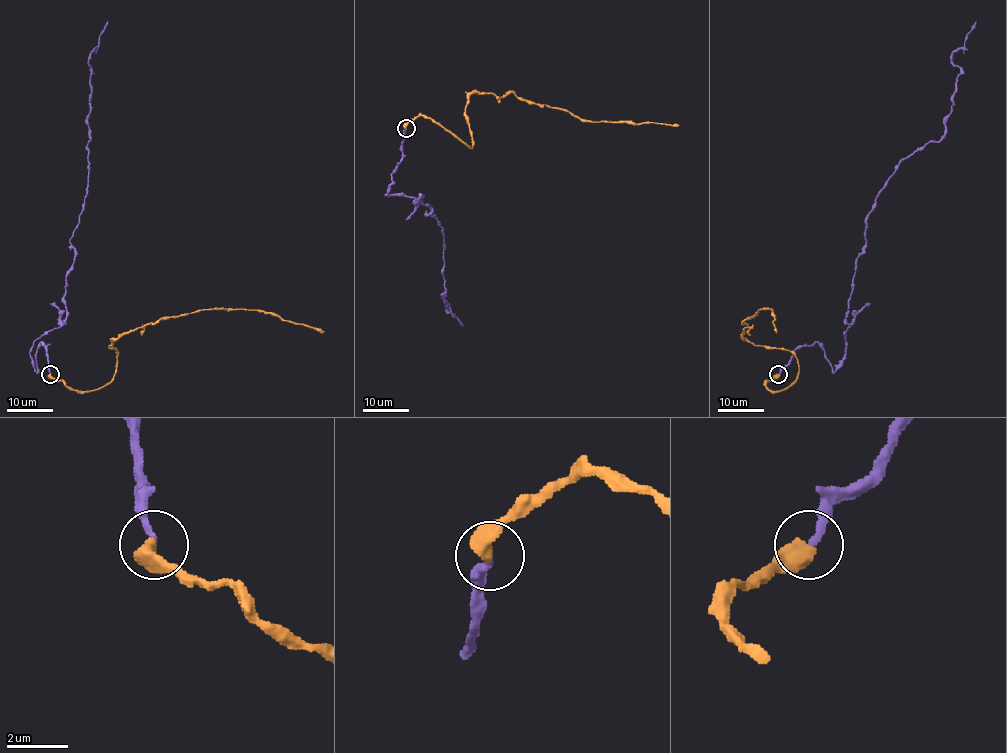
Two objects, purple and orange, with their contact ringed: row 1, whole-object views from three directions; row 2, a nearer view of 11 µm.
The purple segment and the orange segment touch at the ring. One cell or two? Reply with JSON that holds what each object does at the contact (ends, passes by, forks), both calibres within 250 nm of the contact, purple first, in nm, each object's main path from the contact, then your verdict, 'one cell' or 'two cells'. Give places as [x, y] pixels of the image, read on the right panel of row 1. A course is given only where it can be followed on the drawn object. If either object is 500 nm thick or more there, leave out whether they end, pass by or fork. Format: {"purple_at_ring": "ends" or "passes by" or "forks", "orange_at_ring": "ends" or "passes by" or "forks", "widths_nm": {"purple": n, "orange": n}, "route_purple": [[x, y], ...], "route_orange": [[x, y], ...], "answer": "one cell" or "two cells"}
{"widths_nm": {"purple": 190, "orange": 600}, "route_purple": [[778, 375], [802, 346], [833, 370], [844, 356], [867, 215], [898, 164], [944, 134], [951, 54], [976, 22]], "route_orange": [[778, 375], [766, 383], [770, 391], [796, 378], [798, 358], [747, 341], [742, 323], [772, 309], [776, 332]], "answer": "one cell"}

